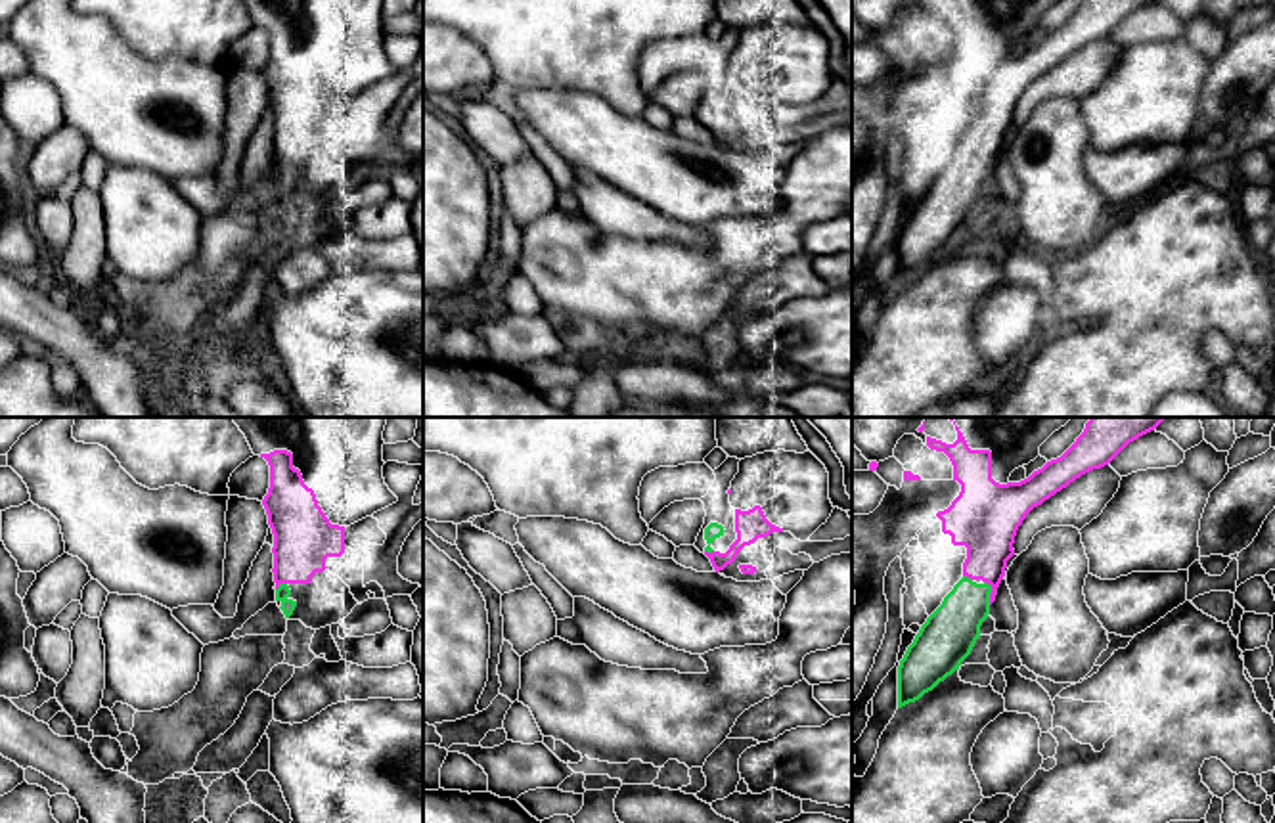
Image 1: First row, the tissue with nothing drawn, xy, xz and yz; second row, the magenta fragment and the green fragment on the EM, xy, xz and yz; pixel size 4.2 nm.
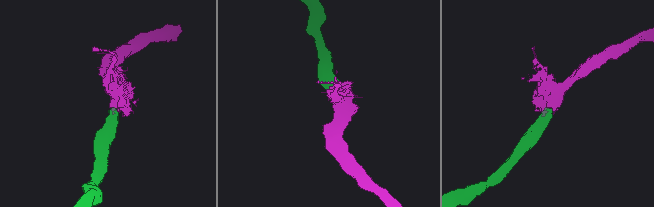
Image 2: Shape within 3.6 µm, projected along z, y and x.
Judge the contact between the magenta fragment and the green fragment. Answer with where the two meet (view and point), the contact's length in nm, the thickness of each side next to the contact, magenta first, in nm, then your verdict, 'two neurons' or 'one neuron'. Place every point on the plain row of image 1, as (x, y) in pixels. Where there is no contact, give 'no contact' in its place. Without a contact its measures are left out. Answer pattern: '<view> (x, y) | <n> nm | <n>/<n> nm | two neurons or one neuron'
yz (992, 163) | 110 nm | 220/220 nm | one neuron

